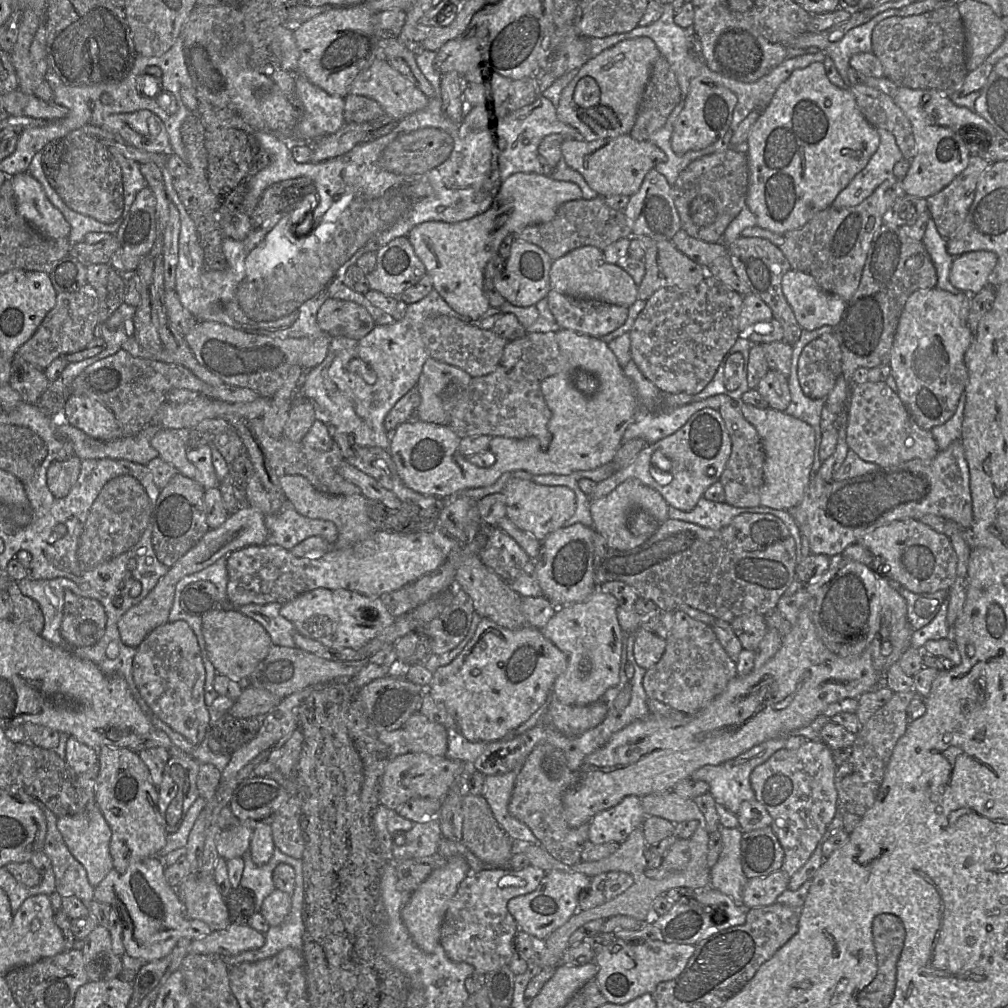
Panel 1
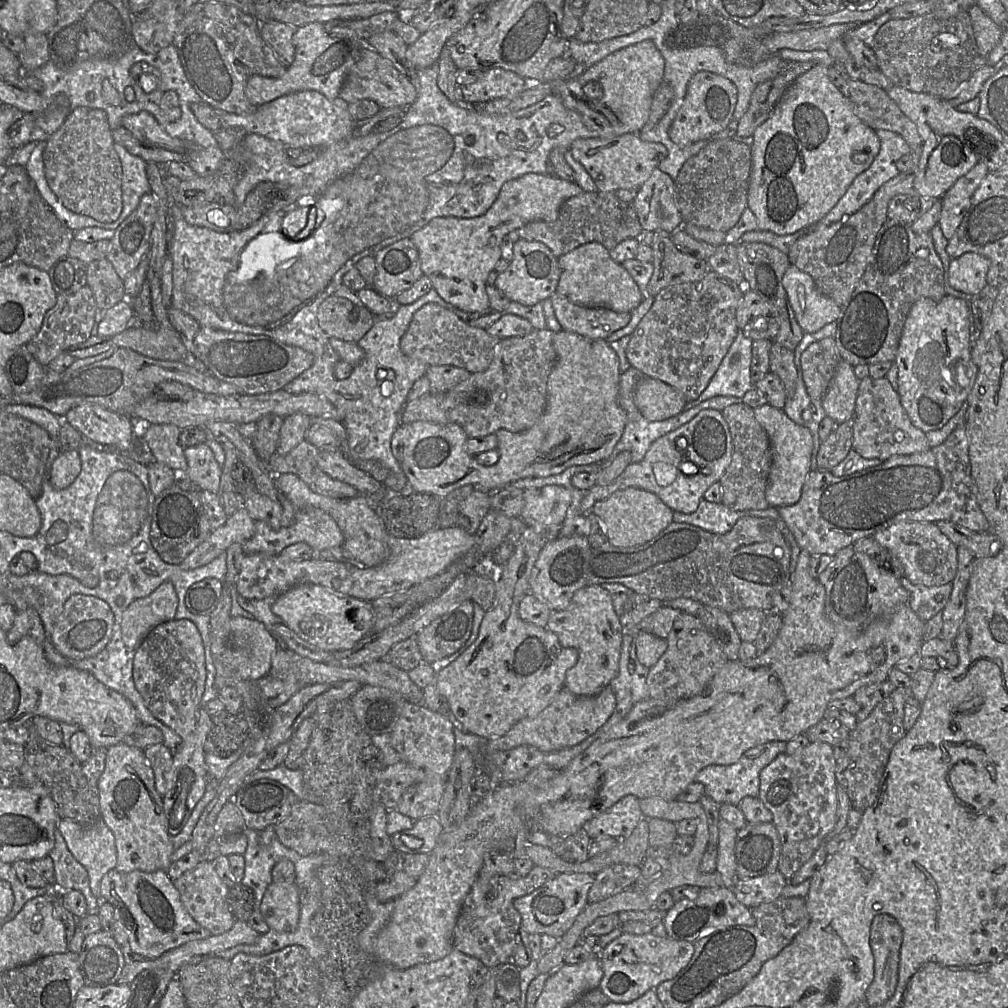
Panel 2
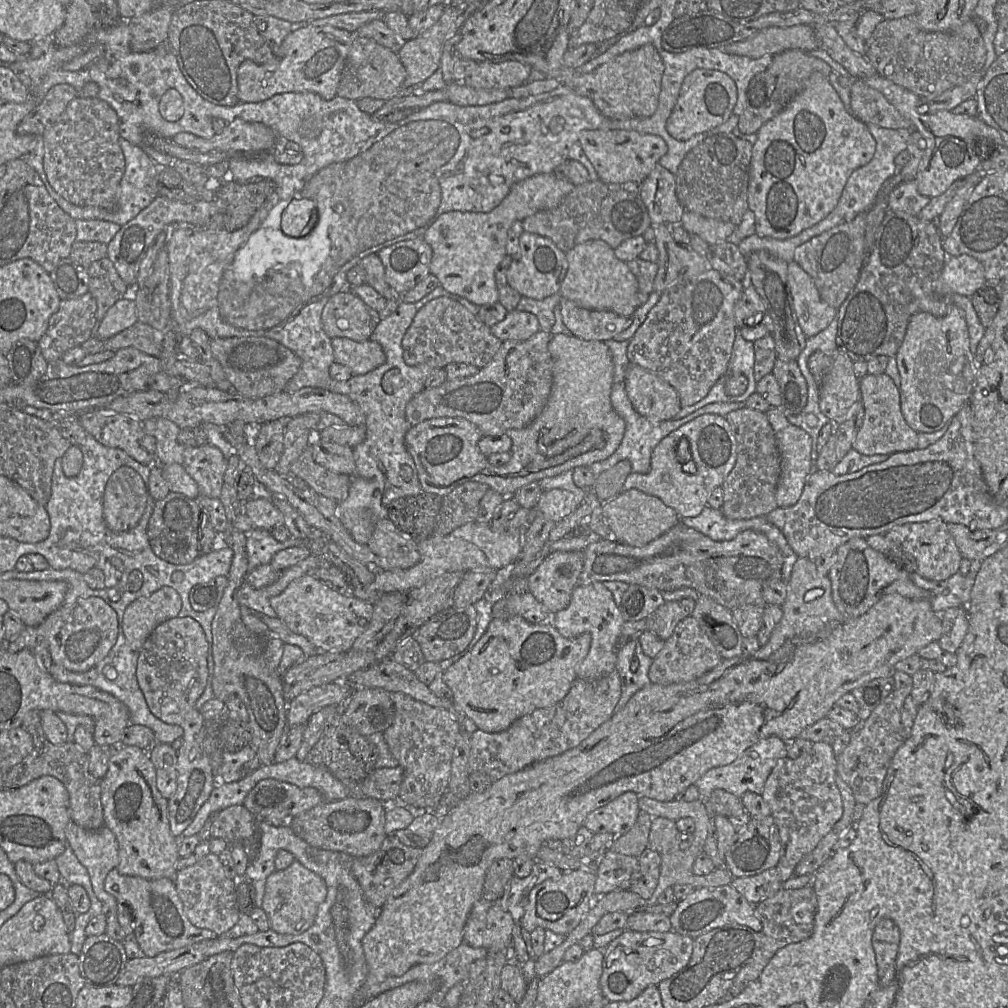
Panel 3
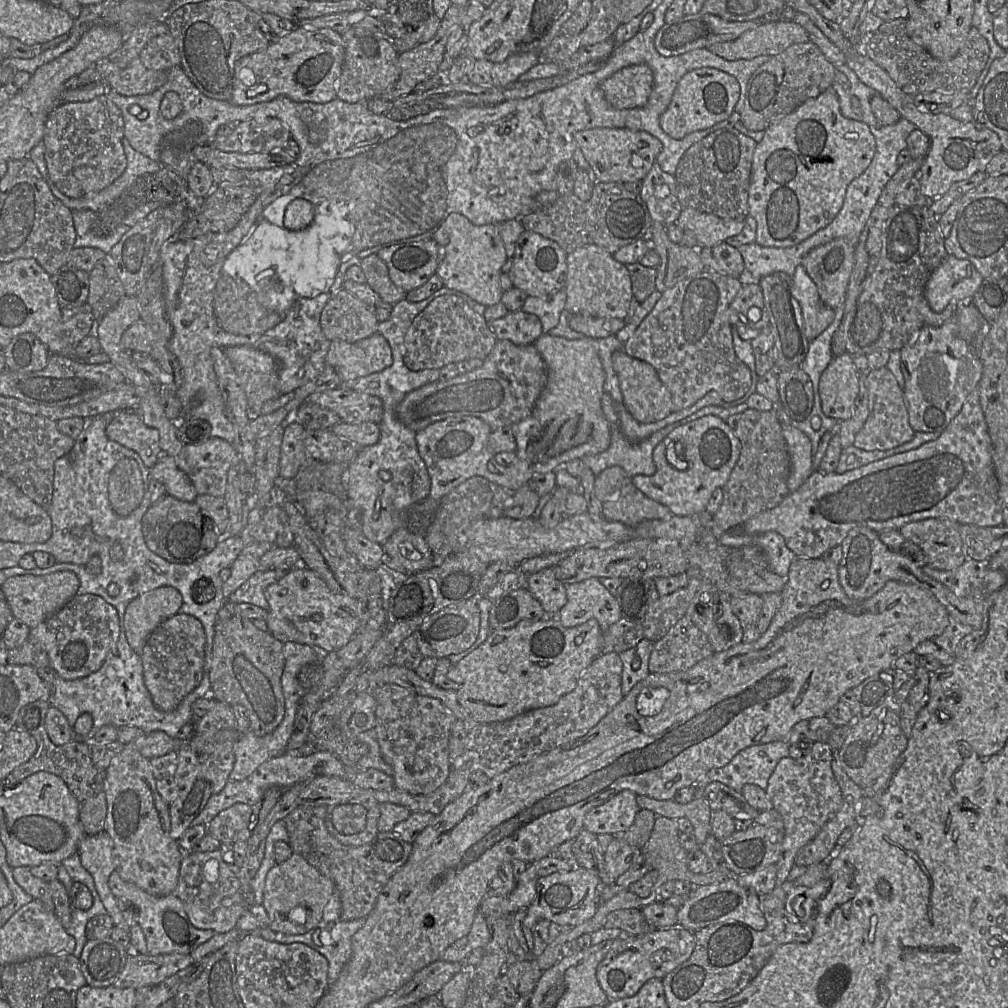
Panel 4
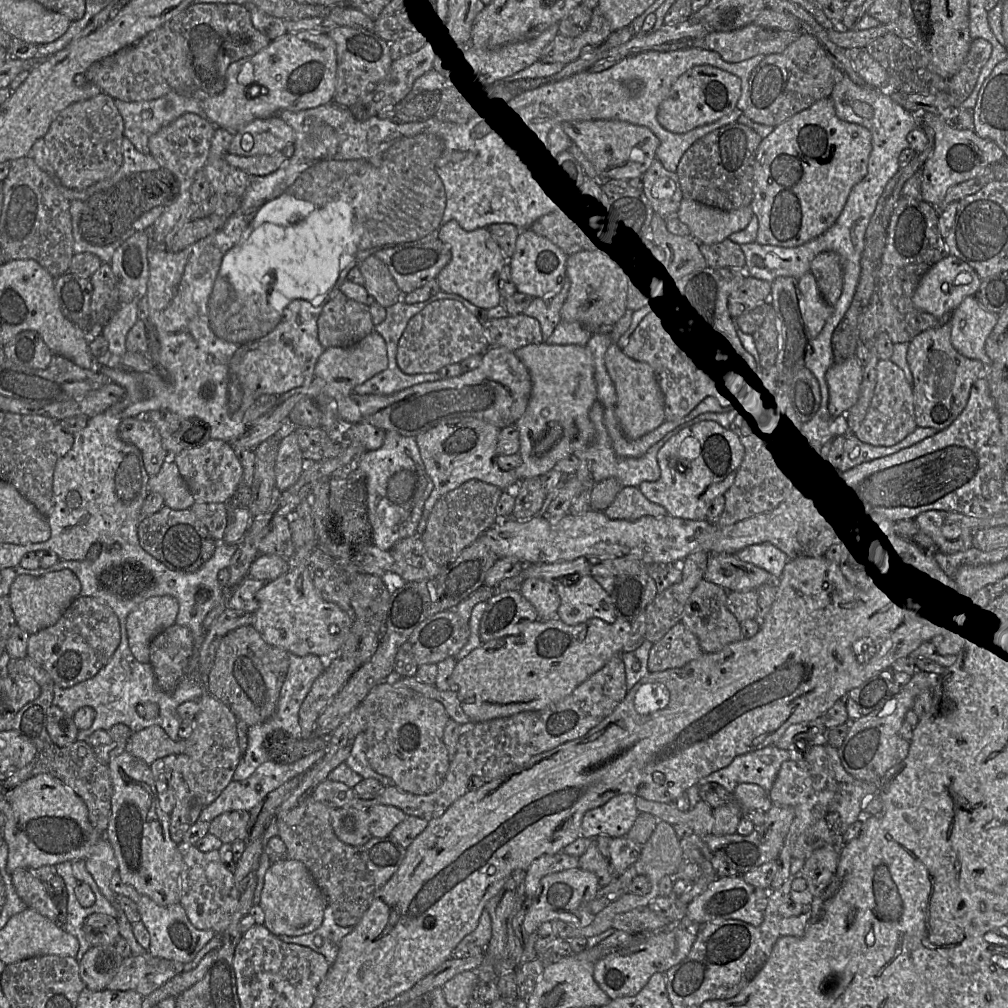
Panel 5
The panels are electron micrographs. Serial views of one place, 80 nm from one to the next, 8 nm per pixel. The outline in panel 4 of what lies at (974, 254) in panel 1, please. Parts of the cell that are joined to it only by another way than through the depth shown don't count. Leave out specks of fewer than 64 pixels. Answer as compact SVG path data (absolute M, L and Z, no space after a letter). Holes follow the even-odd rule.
M946 256L934 270L925 286L925 298L934 312L949 304L971 301L983 277L968 260Z

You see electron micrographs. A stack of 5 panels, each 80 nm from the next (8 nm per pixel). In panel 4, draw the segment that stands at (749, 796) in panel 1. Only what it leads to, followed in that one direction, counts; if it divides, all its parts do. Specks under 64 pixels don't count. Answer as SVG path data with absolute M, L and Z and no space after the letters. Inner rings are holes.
M786 741L753 745L737 753L727 765L711 769L689 787L695 789L695 797L702 797L702 792L711 782L720 782L740 793L746 784L755 784L765 790L778 762L788 756L789 744Z

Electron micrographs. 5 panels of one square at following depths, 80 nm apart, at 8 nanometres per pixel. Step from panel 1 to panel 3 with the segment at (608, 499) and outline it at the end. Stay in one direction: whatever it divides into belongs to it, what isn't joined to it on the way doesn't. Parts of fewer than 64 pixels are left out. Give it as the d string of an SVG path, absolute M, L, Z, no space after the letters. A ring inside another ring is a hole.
M629 489L604 502L601 506L602 516L608 525L614 540L641 547L655 540L660 535L677 525L680 517L659 498L645 494L637 489Z

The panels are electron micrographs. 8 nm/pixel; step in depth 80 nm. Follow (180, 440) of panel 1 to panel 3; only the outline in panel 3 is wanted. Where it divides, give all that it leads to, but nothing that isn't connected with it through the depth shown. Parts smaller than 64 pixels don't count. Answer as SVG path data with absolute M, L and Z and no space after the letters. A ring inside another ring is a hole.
M152 417L142 422L143 429L156 439L156 461L160 465L182 464L185 446L178 442L180 428L164 417Z

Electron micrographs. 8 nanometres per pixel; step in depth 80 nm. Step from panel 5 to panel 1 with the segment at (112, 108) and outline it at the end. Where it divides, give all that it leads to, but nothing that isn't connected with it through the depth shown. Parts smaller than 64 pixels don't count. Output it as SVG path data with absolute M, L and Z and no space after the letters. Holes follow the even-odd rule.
M81 130L71 132L63 139L62 163L56 176L55 190L69 208L100 222L112 223L122 214L121 167L107 146Z

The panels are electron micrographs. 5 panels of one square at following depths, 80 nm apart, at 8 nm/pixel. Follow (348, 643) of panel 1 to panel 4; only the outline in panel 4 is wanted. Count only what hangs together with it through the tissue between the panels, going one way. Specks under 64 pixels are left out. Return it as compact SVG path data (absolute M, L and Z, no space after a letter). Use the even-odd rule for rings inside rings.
M301 563L269 585L265 597L269 604L268 632L283 643L306 644L325 655L344 648L359 628L359 602L332 592L317 574Z

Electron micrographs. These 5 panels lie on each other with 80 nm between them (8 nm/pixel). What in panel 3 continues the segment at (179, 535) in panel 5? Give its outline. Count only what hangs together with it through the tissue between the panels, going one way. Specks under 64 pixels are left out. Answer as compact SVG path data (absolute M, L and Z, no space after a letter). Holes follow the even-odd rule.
M169 492L163 499L155 501L147 535L153 552L159 558L175 565L191 563L211 551L220 539L220 535L210 523L209 516L196 499L176 492Z

